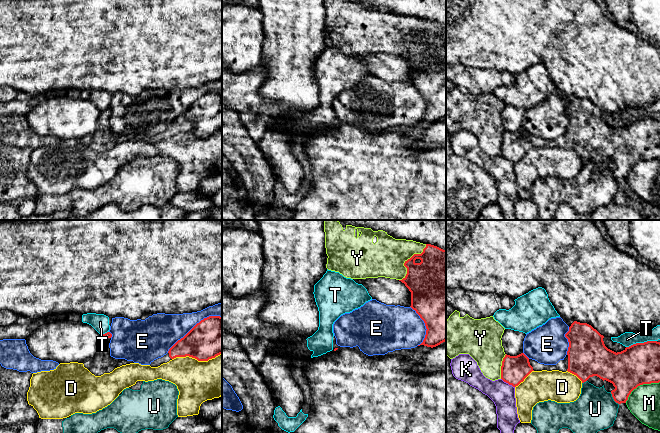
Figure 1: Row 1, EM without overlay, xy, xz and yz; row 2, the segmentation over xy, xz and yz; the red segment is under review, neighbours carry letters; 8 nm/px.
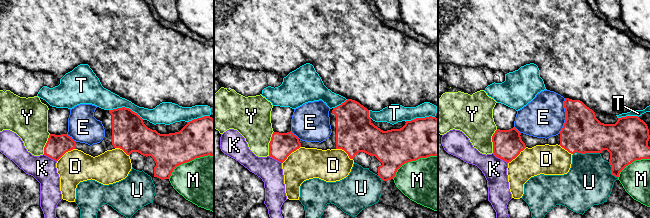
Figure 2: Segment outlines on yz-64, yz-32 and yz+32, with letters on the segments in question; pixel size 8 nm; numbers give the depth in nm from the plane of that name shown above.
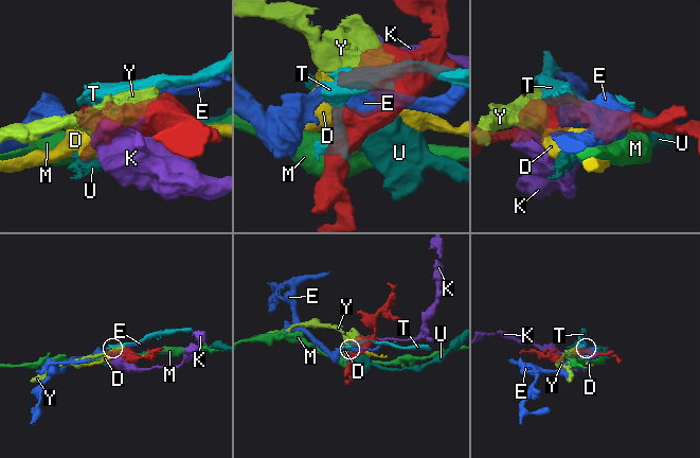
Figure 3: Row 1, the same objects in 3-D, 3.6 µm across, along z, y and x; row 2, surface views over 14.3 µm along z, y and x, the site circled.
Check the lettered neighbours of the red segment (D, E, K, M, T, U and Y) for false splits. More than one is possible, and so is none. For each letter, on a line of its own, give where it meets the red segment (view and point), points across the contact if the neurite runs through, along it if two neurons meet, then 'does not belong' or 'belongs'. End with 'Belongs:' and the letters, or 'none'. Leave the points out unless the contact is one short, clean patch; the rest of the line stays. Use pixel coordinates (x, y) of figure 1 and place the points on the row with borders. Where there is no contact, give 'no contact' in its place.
D: xy (196, 358) | does not belong
E: xy (194, 326) | does not belong
K: yz (508, 383) | does not belong
M: yz (640, 384) | does not belong
T: yz (641, 343) | does not belong
U: yz (613, 398) | does not belong
Y: xz (407, 260) | does not belong
Belongs: none

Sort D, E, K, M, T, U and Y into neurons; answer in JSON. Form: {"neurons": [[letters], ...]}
{"neurons": [["D"], ["E"], ["K"], ["M"], ["T"], ["U"], ["Y"]]}

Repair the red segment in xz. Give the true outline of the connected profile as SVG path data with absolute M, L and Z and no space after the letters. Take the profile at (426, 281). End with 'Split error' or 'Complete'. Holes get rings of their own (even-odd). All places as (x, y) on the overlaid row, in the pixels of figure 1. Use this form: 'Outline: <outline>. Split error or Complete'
Outline: M426 244L421 254L414 254L405 261L407 274L399 280L411 292L411 308L426 326L426 335L420 345L436 347L446 341L446 250Z. Complete

